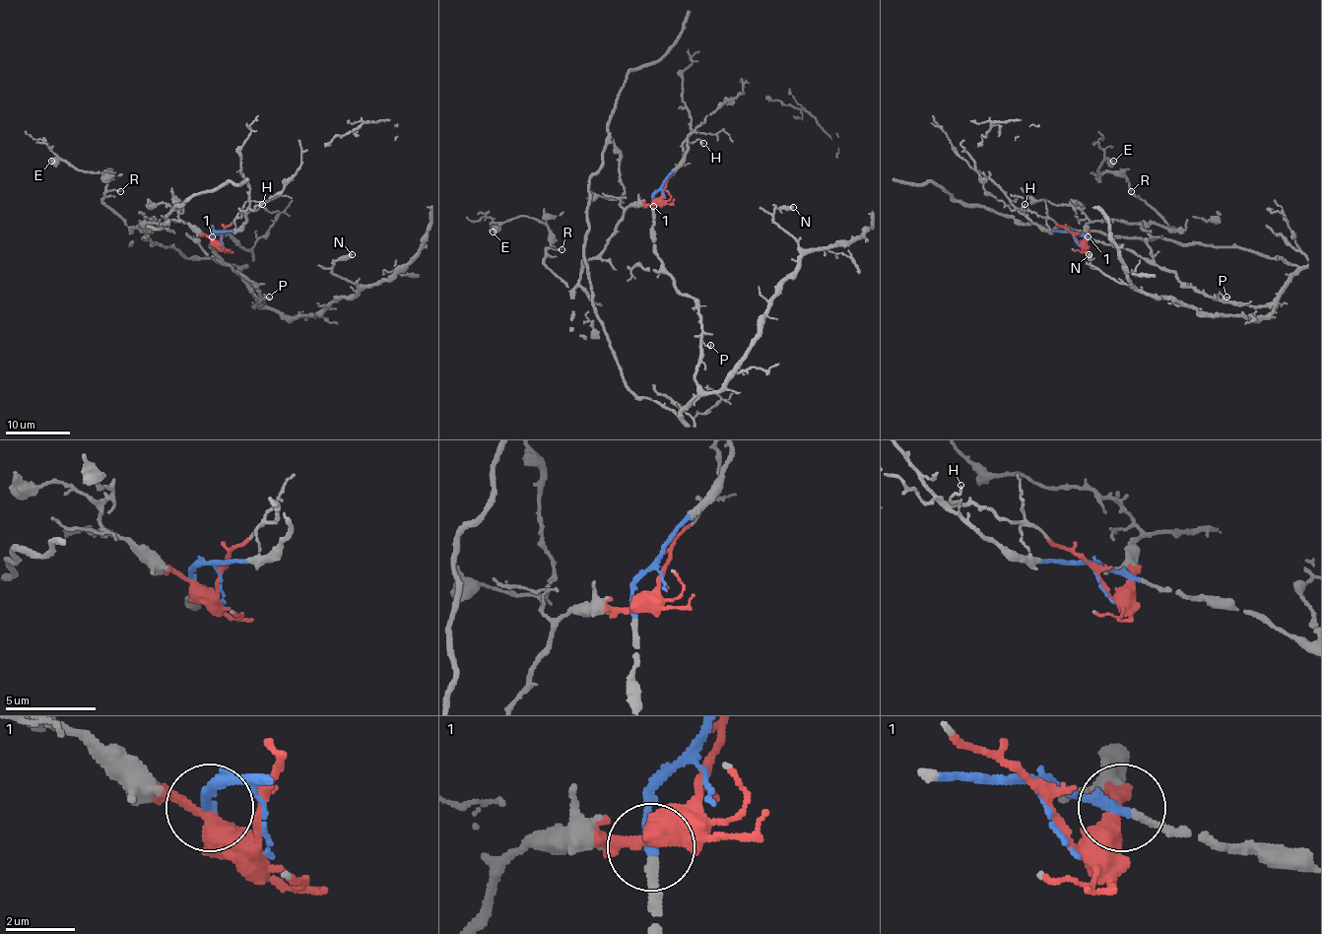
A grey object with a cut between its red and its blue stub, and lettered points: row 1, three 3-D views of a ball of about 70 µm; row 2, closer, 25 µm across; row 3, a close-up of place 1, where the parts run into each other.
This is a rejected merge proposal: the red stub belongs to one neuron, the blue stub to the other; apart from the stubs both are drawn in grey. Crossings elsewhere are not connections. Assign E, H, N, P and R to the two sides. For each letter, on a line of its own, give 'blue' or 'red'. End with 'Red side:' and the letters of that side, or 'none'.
E: red
H: blue
N: blue
P: blue
R: red
Red side: E, R

